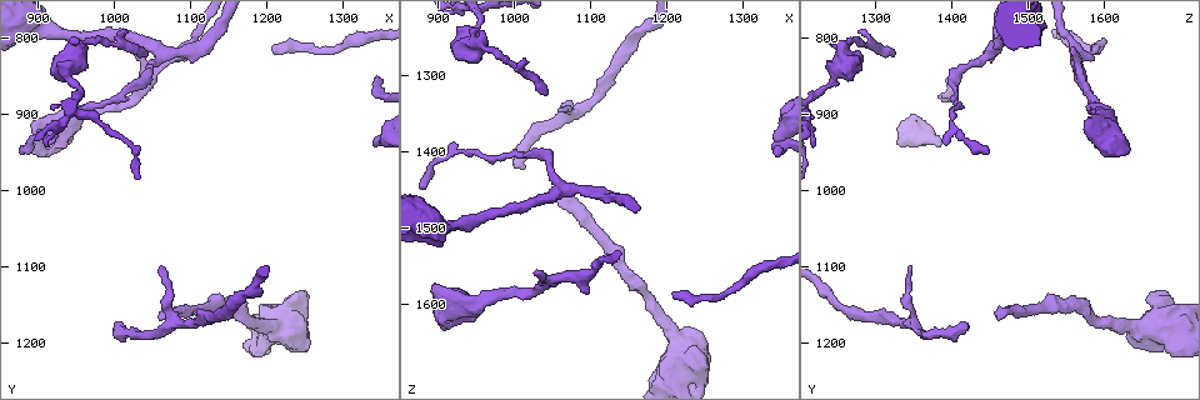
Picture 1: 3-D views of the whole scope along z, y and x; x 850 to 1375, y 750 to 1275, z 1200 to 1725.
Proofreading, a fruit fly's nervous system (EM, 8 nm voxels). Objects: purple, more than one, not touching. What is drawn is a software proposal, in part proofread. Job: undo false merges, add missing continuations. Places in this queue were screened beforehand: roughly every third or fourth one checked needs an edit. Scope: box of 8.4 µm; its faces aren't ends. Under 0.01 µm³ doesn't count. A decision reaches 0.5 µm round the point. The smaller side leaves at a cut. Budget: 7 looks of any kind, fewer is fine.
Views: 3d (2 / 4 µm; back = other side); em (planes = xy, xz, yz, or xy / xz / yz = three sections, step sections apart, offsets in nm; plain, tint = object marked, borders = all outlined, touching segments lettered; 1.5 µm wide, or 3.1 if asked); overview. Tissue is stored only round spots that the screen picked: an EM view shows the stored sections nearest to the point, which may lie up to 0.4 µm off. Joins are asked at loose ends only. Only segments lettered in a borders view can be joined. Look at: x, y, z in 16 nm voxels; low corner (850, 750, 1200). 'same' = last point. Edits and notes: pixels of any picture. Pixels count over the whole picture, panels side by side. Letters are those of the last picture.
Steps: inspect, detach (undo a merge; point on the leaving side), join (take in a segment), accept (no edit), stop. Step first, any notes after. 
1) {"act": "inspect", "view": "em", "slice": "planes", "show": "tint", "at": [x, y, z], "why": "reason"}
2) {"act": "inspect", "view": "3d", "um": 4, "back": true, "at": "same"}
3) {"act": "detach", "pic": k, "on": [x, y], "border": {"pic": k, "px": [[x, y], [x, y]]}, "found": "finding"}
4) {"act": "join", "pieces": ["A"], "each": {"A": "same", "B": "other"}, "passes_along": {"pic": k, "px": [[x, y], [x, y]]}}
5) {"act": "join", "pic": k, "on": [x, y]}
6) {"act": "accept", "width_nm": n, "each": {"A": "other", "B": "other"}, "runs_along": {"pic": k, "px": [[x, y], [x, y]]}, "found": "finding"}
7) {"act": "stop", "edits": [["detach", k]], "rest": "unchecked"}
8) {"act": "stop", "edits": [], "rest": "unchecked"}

{"act": "inspect", "view": "em", "slice": "planes", "show": "borders", "at": [1015, 1175, 1420], "why": "free end"}

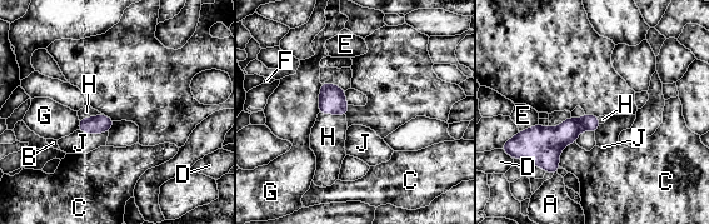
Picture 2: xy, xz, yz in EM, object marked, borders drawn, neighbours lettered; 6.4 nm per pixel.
{"act": "join", "pieces": ["H"], "each": {"A": "other", "B": "other", "C": "other", "D": "other", "E": "other", "F": "other", "G": "other", "H": "same", "J": "other"}, "found": "it goes on there"}

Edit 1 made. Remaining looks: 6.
{"act": "inspect", "view": "overview"}

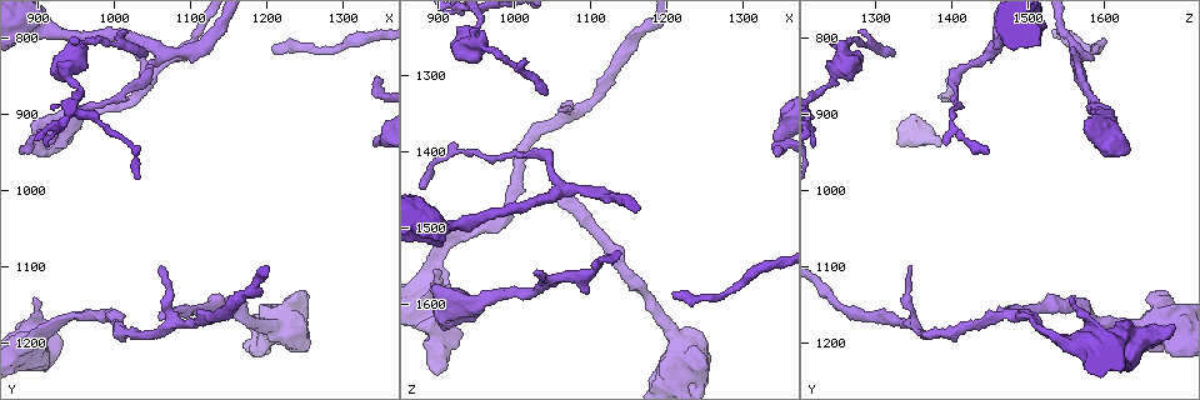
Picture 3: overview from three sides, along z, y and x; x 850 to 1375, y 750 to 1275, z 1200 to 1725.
{"act": "inspect", "view": "3d", "um": 4, "at": [900, 1140, 1555], "why": "tapers out"}

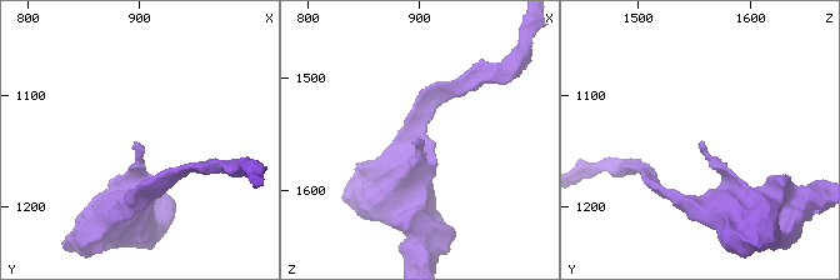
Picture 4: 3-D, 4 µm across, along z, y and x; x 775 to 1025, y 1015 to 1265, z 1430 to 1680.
{"act": "inspect", "view": "em", "slice": "planes", "show": "plain", "at": [896, 1140, 1554]}

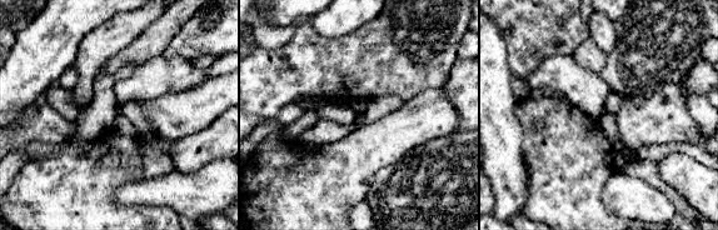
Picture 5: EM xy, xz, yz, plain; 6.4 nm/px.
{"act": "inspect", "view": "em", "slice": "planes", "show": "borders", "at": "same"}

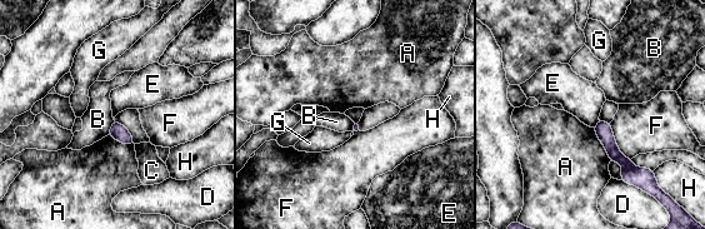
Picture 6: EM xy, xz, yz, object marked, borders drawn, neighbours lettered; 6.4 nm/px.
{"act": "accept", "longest_contact_nm": ["F", 280], "each": {"A": "other", "B": "other", "C": "other", "D": "other", "E": "other", "F": "other", "G": "other", "H": "other"}, "found": "none of them fits"}

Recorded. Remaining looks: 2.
{"act": "inspect", "view": "3d", "um": 2, "at": [1045, 825, 1325], "why": "free end"}

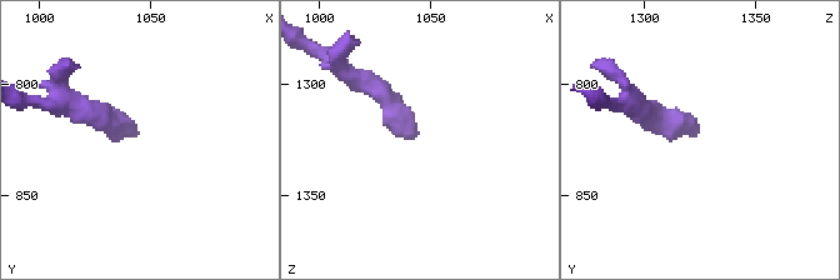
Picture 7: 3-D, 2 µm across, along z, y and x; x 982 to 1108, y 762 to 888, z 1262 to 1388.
{"act": "inspect", "view": "em", "slice": "planes", "show": "borders", "at": [1044, 823, 1325], "why": "shape alone is not enough"}

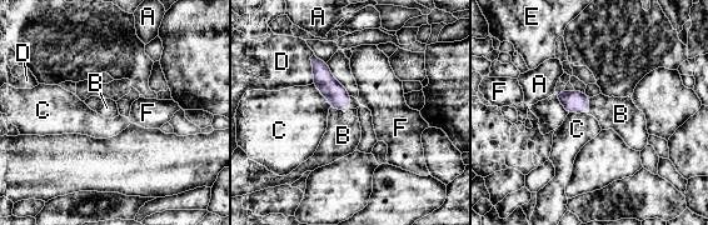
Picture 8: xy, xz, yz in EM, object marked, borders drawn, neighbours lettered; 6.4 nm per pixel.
{"act": "join", "pieces": ["B"], "width_nm": 140, "each": {"A": "other", "B": "same", "C": "other", "D": "other", "E": "other", "F": "other"}, "passes_along": {"pic": 8, "px": [[337, 95], [337, 109], [343, 135]]}, "found": "the neuron continues"}

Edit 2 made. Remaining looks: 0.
{"act": "stop", "edits": [["join", 2], ["join", 8]], "rest": "unchecked"}

